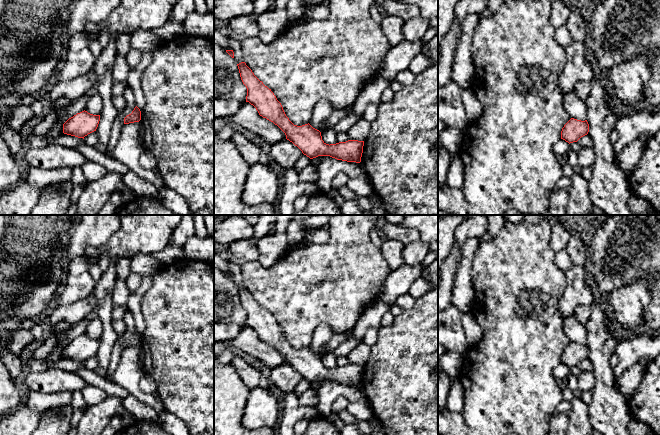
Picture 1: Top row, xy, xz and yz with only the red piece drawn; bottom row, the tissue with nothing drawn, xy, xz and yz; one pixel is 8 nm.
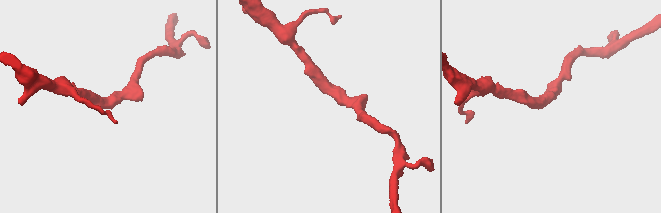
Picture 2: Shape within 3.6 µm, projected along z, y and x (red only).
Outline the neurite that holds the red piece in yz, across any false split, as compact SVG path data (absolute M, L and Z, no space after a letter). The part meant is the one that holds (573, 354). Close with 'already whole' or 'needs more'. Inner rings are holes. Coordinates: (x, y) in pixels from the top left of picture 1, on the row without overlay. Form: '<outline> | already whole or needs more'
M571 342L562 352L561 363L566 366L577 366L581 361L587 359L589 356L589 348L587 344L581 345Z | already whole

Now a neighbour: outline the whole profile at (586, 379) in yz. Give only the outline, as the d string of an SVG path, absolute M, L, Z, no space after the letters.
M581 371L577 379L577 389L581 392L592 391L594 389L596 377L593 371Z

